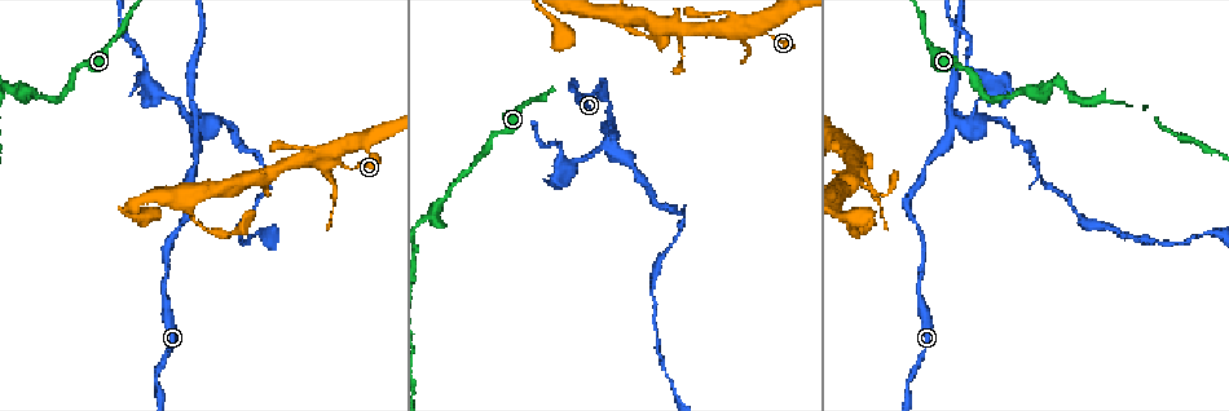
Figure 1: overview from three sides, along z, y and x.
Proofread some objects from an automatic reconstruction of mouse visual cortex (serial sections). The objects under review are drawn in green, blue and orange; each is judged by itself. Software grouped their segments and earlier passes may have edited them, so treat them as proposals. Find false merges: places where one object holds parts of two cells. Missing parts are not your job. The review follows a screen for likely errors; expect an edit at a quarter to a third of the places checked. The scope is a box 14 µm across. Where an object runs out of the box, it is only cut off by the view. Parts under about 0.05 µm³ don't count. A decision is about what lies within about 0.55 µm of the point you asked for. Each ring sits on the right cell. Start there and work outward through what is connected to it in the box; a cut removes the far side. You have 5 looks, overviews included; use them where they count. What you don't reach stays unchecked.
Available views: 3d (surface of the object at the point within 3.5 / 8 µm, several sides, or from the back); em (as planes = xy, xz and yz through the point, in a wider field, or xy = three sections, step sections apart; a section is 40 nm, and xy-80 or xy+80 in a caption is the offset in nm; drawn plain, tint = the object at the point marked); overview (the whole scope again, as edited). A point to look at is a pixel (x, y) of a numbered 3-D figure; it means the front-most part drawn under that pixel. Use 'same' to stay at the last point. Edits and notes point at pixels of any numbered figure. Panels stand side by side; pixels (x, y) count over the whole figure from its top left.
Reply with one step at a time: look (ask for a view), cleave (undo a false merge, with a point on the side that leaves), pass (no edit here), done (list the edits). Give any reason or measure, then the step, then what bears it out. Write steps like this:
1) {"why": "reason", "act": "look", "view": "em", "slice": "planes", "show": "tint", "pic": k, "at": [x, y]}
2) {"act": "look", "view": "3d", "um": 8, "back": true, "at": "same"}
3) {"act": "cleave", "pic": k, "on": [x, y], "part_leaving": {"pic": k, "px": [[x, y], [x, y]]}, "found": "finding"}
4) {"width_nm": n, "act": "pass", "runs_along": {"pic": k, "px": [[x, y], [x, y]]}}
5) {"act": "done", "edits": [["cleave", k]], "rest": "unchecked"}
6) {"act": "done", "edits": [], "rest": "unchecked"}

{"act": "look", "view": "3d", "um": 8, "pic": 1, "at": [326, 161]}

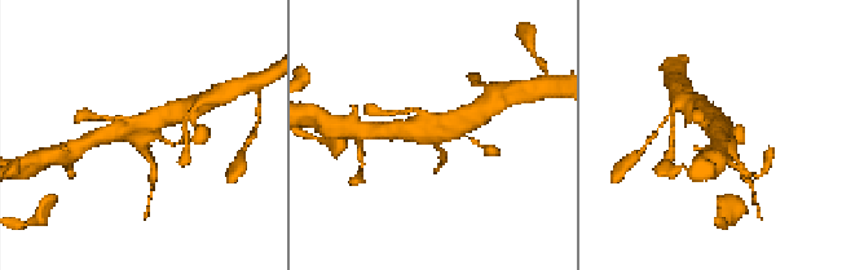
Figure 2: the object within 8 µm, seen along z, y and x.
{"act": "look", "view": "em", "slice": "xy", "step": 3, "show": "tint", "pic": 2, "at": [145, 135]}

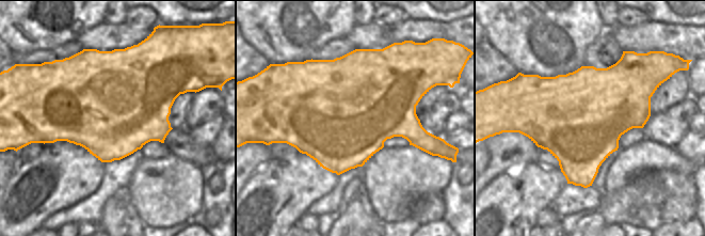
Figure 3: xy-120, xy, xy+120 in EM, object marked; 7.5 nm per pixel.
{"act": "cleave", "pic": 2, "on": [153, 177], "part_leaving": {"pic": 2, "px": [[144, 151], [153, 163], [149, 200]]}, "found": "a second cell is stuck on"}

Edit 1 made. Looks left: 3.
{"why": "a fork", "act": "look", "view": "3d", "um": 3.5, "pic": 1, "at": [610, 141]}

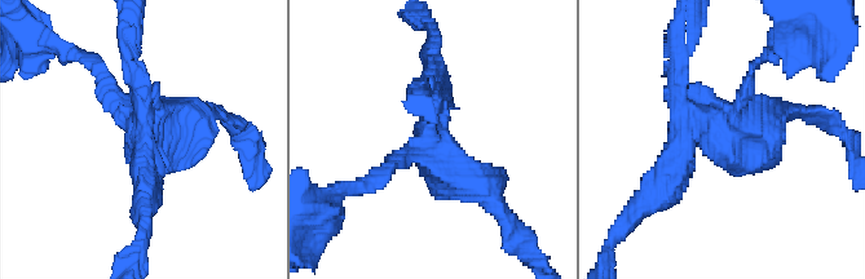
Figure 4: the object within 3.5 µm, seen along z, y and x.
{"act": "look", "view": "em", "slice": "xy", "step": 1, "show": "tint", "pic": 4, "at": [733, 124]}

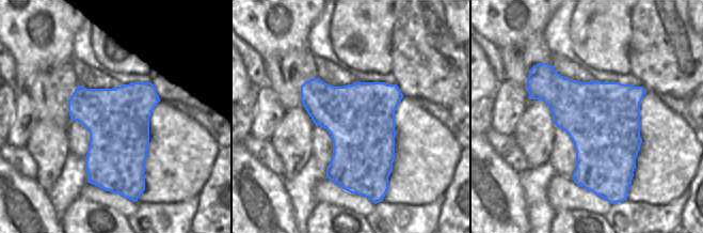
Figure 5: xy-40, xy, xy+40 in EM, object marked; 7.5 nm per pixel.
{"act": "cleave", "pic": 4, "on": [740, 118], "part_leaving": {"pic": 4, "px": [[694, 133], [790, 110]]}, "found": "a second cell is stuck on"}

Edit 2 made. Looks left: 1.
{"act": "done", "edits": [["cleave", 2], ["cleave", 4]], "rest": "unchecked"}

